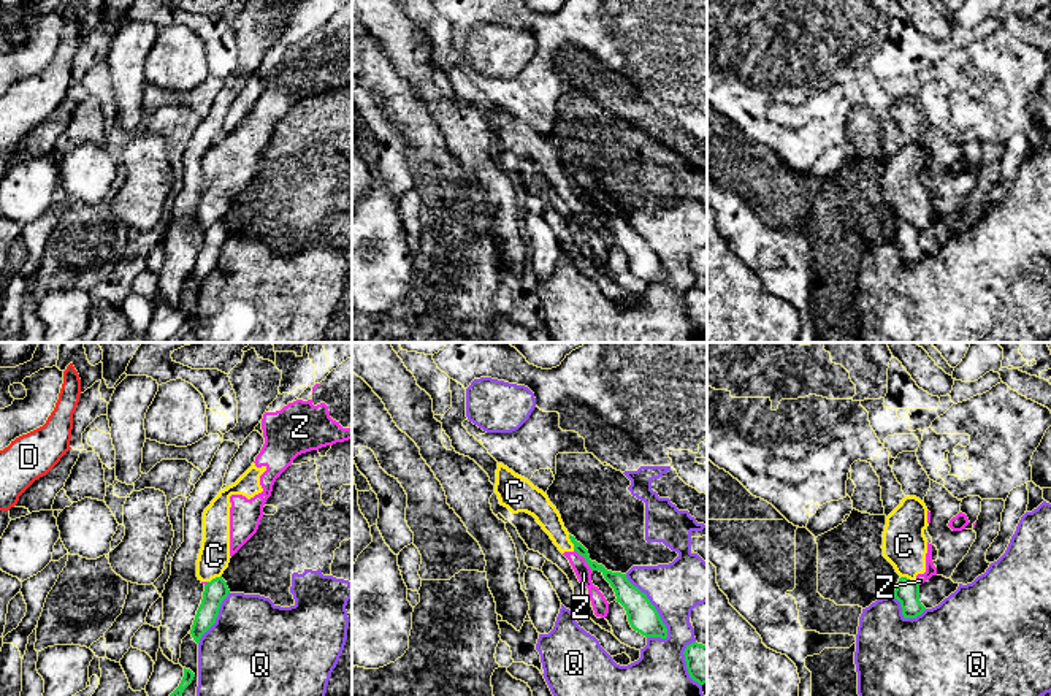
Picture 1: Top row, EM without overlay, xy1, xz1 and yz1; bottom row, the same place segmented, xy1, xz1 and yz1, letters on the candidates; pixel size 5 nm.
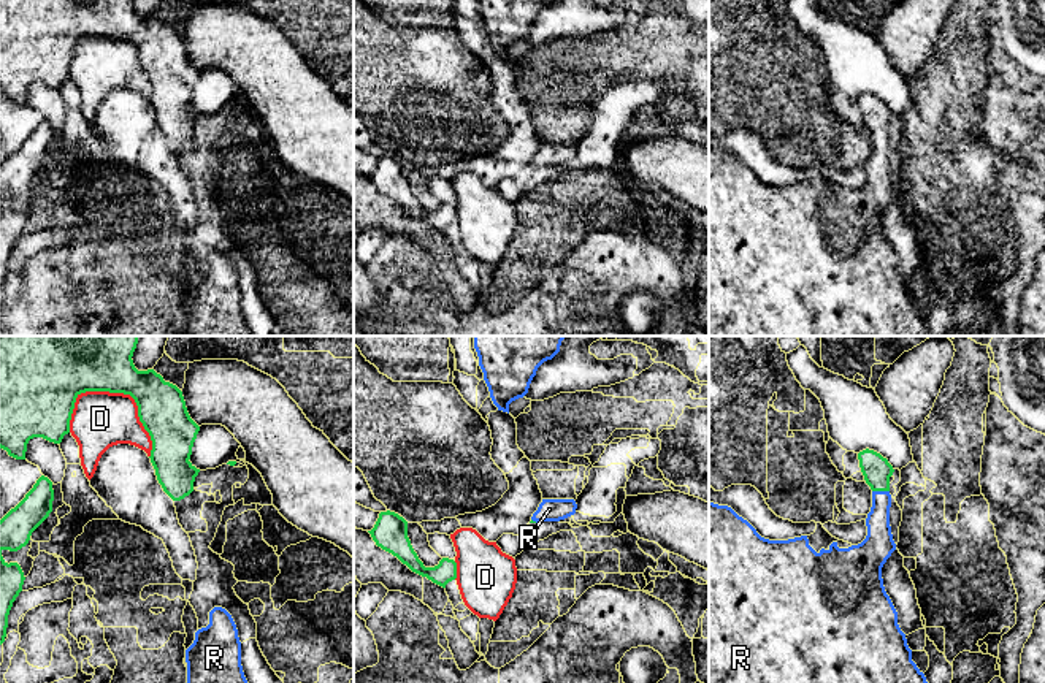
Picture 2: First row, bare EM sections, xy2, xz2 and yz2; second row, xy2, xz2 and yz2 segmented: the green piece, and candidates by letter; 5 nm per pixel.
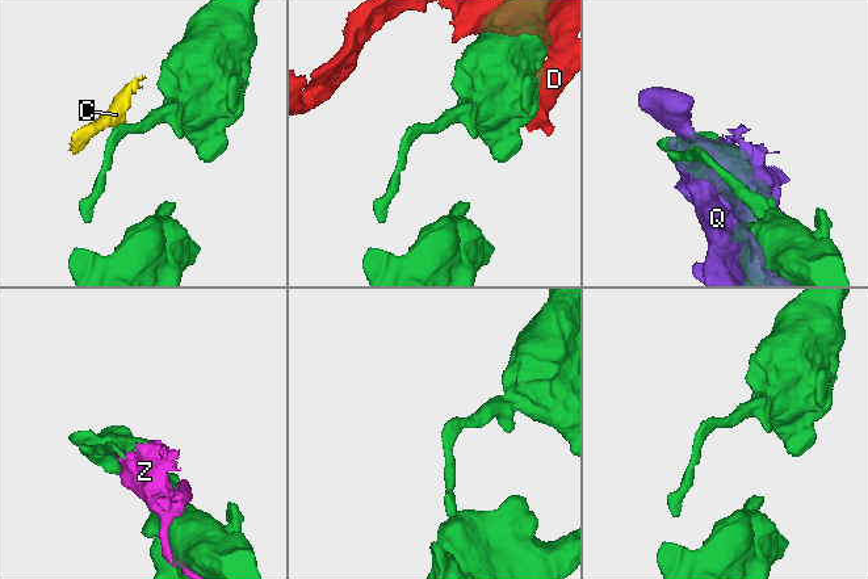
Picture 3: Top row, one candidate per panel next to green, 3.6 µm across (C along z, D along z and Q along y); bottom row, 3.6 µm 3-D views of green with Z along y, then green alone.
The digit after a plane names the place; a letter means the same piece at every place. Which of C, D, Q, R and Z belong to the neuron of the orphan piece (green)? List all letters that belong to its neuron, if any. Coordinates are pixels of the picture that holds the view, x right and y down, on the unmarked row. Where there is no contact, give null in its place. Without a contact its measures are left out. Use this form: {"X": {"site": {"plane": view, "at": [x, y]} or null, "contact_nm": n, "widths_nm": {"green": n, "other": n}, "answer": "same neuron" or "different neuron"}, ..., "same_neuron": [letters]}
{"C": {"site": {"plane": "xz1", "at": [571, 186]}, "contact_nm": 90, "widths_nm": {"green": 50, "other": 130}, "answer": "different neuron"}, "D": {"site": {"plane": "xy2", "at": [133, 43]}, "contact_nm": 500, "widths_nm": {"green": 240, "other": 280}, "answer": "different neuron"}, "Q": {"site": {"plane": "xz1", "at": [653, 251]}, "contact_nm": 400, "widths_nm": {"green": 150, "other": 260}, "answer": "different neuron"}, "R": {"site": {"plane": "yz2", "at": [880, 135]}, "contact_nm": 90, "widths_nm": {"green": 140, "other": 140}, "answer": "same neuron"}, "Z": {"site": {"plane": "xz1", "at": [585, 205]}, "contact_nm": 150, "widths_nm": {"green": 100, "other": 80}, "answer": "different neuron"}, "same_neuron": ["R"]}

